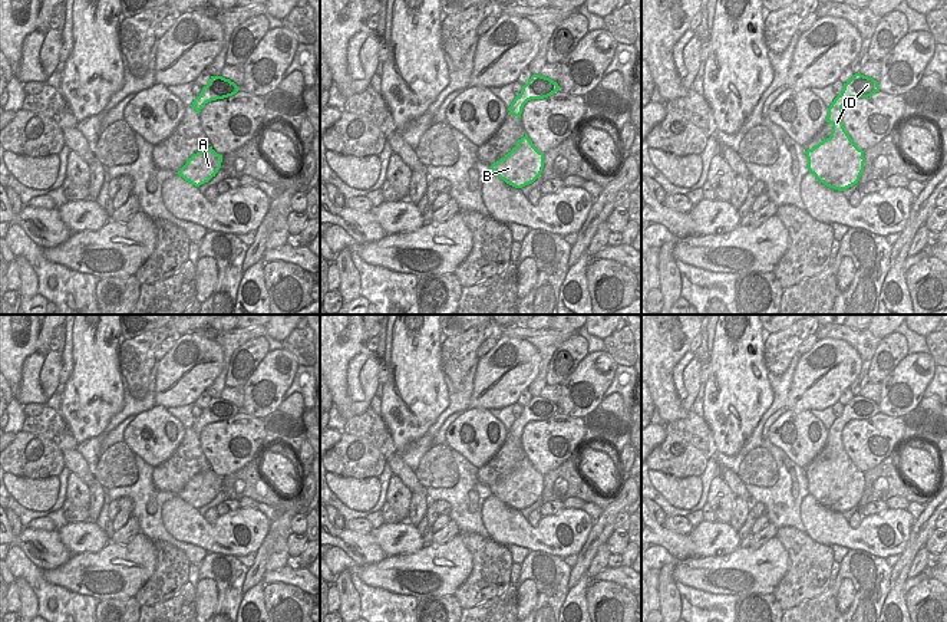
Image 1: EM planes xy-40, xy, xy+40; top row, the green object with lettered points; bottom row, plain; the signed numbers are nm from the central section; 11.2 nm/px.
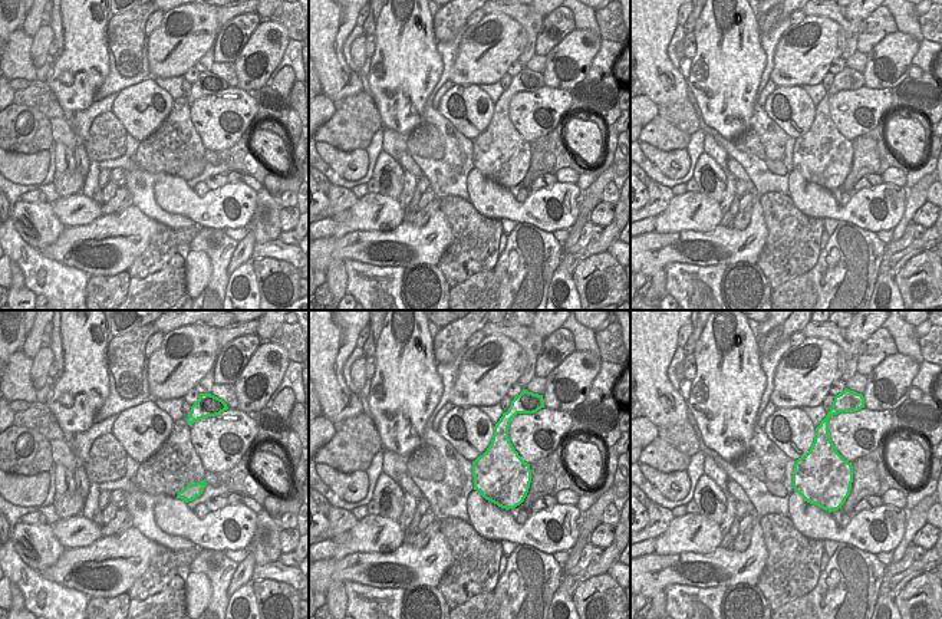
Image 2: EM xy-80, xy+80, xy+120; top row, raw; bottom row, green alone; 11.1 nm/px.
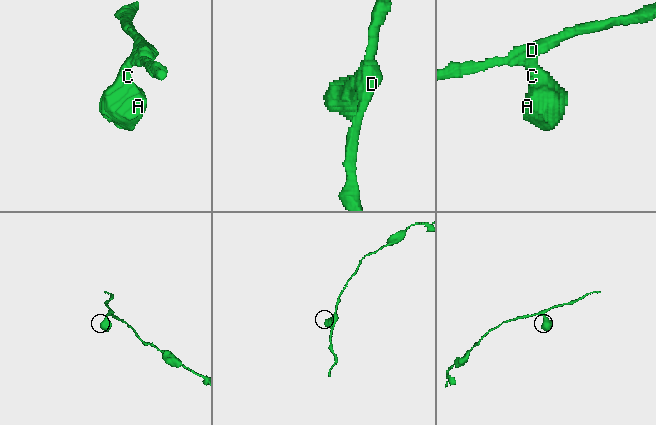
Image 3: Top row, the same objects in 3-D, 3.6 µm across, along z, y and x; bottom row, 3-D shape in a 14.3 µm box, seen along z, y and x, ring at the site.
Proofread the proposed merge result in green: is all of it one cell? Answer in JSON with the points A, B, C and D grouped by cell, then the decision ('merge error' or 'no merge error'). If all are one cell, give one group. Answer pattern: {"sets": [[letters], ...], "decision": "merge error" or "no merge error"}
{"sets": [["A", "B", "C", "D"]], "decision": "no merge error"}

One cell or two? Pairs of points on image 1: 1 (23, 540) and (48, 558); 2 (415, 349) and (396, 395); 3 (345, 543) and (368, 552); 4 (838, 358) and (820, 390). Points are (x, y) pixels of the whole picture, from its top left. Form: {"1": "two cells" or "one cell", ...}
{"1": "one cell", "2": "one cell", "3": "one cell", "4": "one cell"}

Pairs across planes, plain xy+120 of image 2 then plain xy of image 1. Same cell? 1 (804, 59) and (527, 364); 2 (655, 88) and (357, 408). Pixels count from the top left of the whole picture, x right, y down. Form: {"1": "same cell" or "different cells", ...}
{"1": "same cell", "2": "different cells"}

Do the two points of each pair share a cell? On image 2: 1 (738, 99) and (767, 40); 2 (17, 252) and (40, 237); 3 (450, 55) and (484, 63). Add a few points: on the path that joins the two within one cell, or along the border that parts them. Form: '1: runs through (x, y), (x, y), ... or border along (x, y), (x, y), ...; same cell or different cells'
1: border along (758, 35), (766, 55), (760, 81); different cells
2: border along (15, 227), (38, 250); different cells
3: border along (468, 26), (461, 38), (448, 79); different cells

